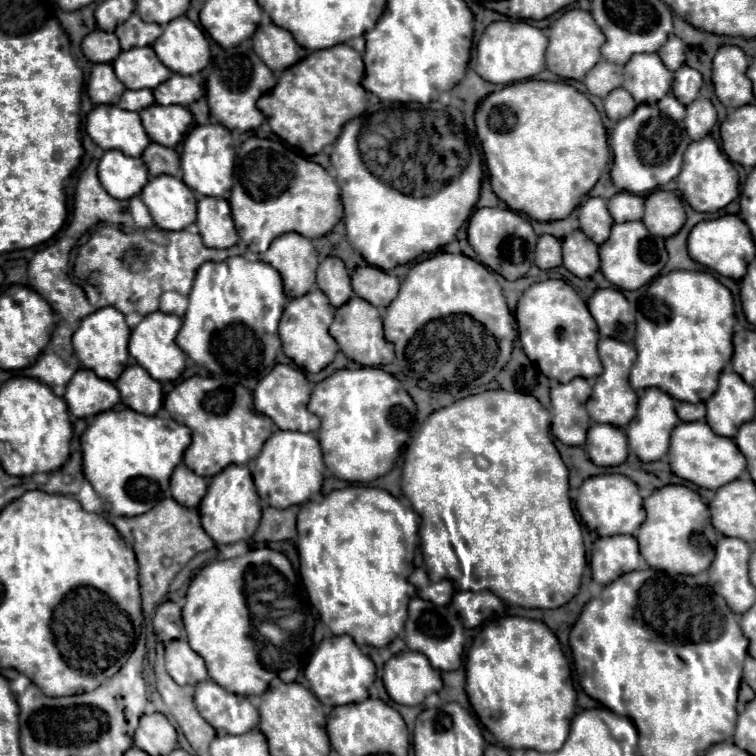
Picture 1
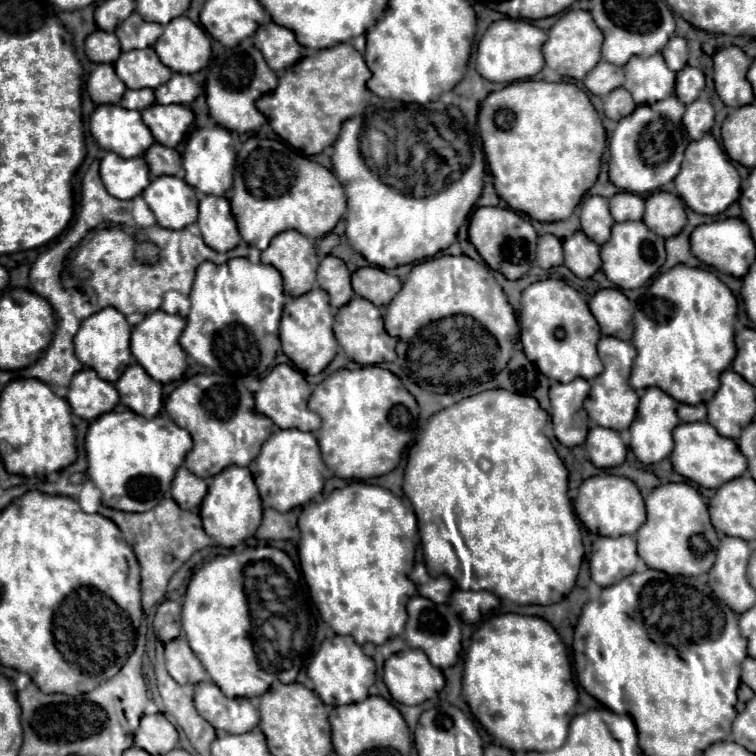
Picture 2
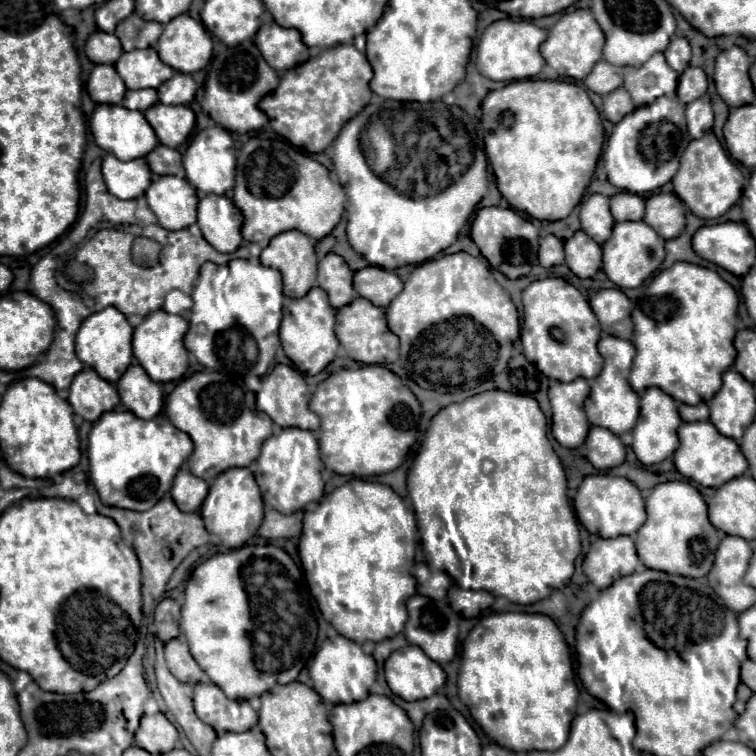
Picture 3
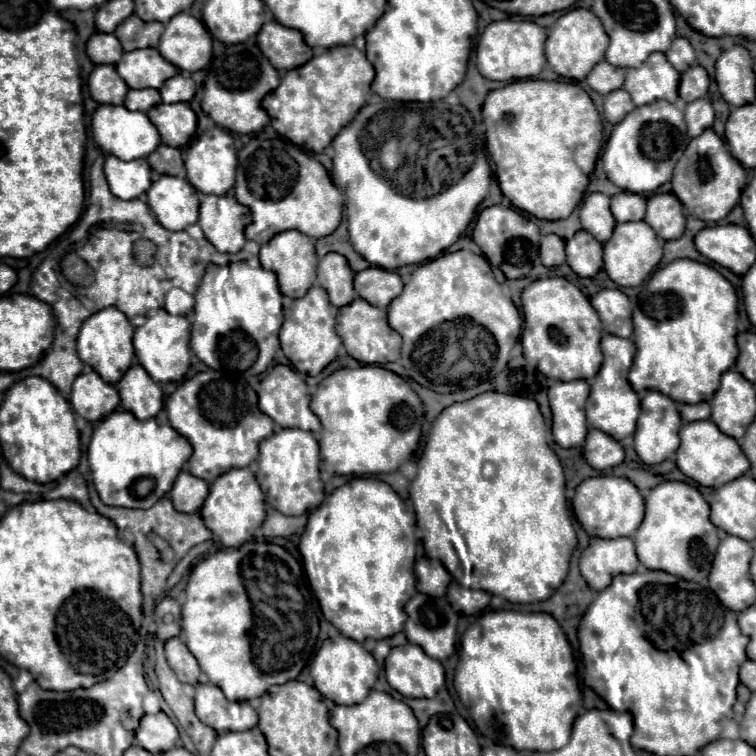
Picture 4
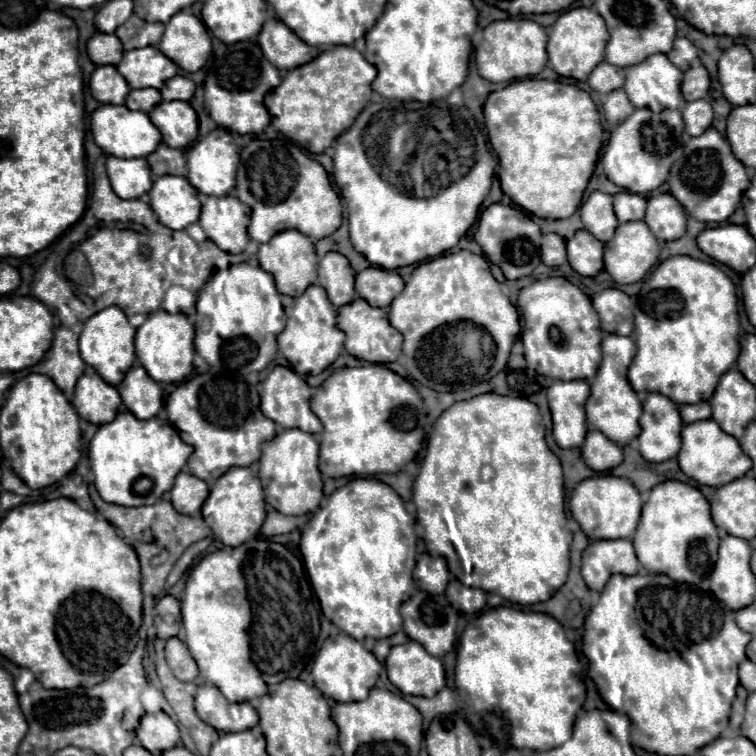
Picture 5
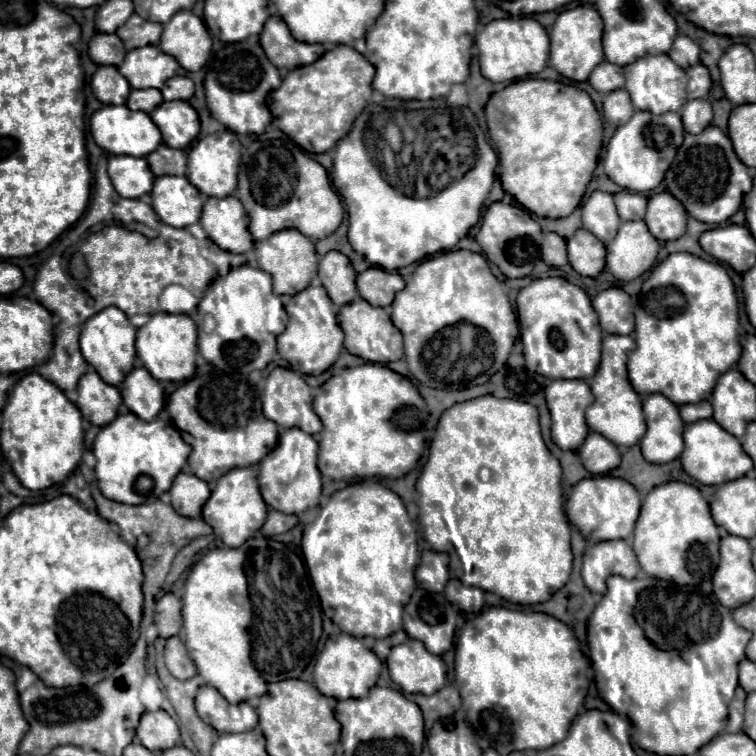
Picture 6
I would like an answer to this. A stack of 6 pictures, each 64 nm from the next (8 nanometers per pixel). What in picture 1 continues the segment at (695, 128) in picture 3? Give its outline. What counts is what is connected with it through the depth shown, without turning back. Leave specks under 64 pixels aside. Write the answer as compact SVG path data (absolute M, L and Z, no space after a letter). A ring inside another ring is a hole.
M696 98L686 106L686 132L692 140L702 140L716 124L716 108L706 98Z

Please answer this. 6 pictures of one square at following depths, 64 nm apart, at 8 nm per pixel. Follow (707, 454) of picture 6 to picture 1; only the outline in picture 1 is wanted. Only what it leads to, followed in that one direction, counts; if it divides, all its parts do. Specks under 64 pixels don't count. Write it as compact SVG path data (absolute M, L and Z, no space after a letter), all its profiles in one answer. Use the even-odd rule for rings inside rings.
M704 420L676 424L676 428L672 430L672 438L670 438L668 462L670 462L672 472L678 478L688 480L706 490L718 490L720 486L740 478L742 472L746 470L746 458L738 450L736 442L732 438L716 436Z

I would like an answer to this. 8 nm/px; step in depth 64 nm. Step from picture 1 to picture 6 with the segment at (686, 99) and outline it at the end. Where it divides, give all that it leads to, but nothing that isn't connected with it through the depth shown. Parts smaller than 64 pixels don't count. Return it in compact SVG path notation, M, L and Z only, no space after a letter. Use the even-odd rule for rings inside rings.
M698 64L686 70L688 76L688 84L686 84L686 92L688 92L688 100L696 100L696 98L706 98L712 86L708 68Z

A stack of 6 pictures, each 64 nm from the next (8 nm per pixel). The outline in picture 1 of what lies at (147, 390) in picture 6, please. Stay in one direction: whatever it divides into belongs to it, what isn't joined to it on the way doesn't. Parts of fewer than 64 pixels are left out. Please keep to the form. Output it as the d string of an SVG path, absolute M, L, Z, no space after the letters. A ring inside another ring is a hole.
M138 364L128 366L120 380L114 382L120 392L120 402L136 412L144 412L146 416L152 416L162 406L162 386L160 382L152 380L144 368Z

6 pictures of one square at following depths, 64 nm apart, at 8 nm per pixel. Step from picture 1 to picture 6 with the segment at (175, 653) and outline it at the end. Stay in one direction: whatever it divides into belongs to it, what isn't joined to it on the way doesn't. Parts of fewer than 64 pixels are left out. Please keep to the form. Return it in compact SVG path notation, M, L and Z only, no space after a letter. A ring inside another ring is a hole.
M172 636L166 640L164 658L166 658L166 668L172 672L174 678L188 680L188 678L196 676L196 664L188 656L186 646L178 636Z

